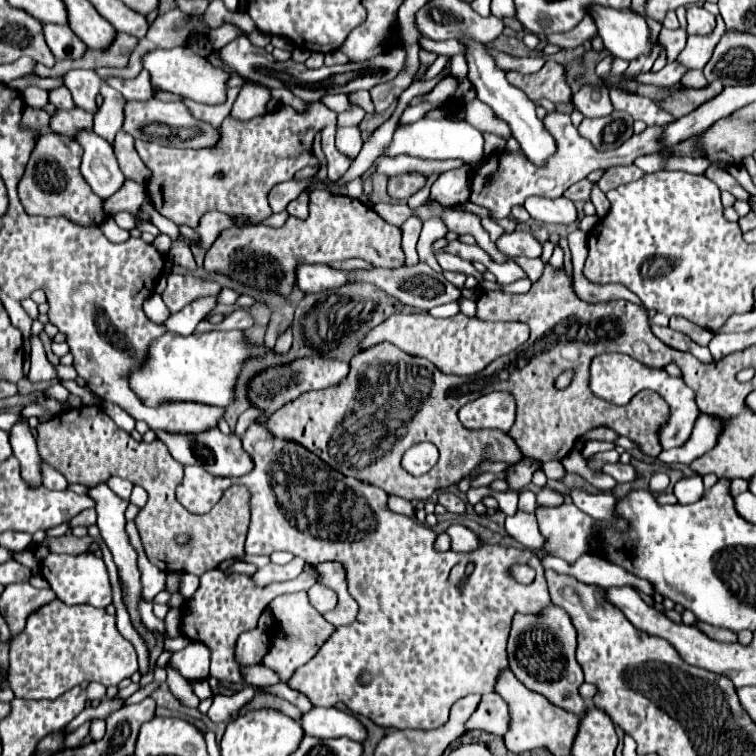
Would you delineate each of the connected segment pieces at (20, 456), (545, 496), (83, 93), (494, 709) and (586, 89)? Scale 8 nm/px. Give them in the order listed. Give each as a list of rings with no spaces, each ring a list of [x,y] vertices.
[[[23,418],[21,422],[17,422],[11,432],[11,446],[13,446],[13,456],[21,462],[21,474],[27,482],[31,482],[31,486],[39,486],[41,484],[41,456],[37,452],[37,444],[35,438],[31,436],[31,428],[27,418]]]
[[[543,488],[539,494],[537,494],[537,504],[539,506],[559,506],[563,504],[563,496],[549,490],[549,488]]]
[[[69,70],[63,76],[63,84],[71,90],[75,106],[97,112],[95,96],[99,94],[103,80],[99,78],[99,74],[95,70]]]
[[[490,693],[483,696],[477,712],[469,720],[467,730],[481,728],[481,730],[487,730],[491,734],[503,736],[507,732],[507,722],[509,722],[507,704],[503,702],[503,698],[497,696],[497,693]]]
[[[587,84],[581,86],[577,94],[573,94],[573,106],[585,116],[585,118],[601,118],[613,112],[613,104],[609,100],[607,84]]]

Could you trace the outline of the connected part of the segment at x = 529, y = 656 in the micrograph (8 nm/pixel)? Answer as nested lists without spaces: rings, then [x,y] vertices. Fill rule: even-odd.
[[[551,604],[541,614],[513,616],[507,642],[507,658],[511,672],[517,676],[521,684],[525,684],[529,690],[537,694],[543,694],[555,706],[583,716],[587,710],[587,704],[579,694],[579,686],[583,684],[583,670],[575,660],[575,648],[577,632],[563,608]]]

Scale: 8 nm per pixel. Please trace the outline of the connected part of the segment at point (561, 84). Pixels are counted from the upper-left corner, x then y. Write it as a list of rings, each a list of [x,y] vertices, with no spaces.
[[[545,62],[545,66],[535,74],[507,72],[507,80],[523,90],[531,100],[547,98],[551,102],[571,102],[571,88],[565,80],[563,66],[557,62]]]

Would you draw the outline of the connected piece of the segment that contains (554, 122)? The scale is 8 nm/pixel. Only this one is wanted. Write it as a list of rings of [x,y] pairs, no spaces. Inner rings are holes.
[[[549,112],[543,118],[543,126],[545,130],[555,138],[555,154],[547,158],[547,162],[543,166],[535,166],[525,154],[507,154],[507,152],[499,152],[493,154],[491,158],[487,158],[475,172],[473,172],[473,180],[471,180],[471,202],[487,208],[489,210],[489,218],[491,220],[503,220],[509,218],[511,208],[519,206],[525,202],[525,198],[529,196],[547,196],[547,198],[559,198],[563,196],[563,192],[583,180],[589,172],[593,170],[605,170],[607,166],[627,166],[631,164],[637,156],[643,154],[653,154],[653,152],[663,152],[665,148],[659,144],[659,134],[663,132],[663,126],[653,126],[643,130],[641,134],[633,134],[619,150],[611,150],[611,152],[599,152],[591,146],[591,142],[587,142],[587,138],[579,136],[577,128],[571,124],[569,114],[565,112]]]

